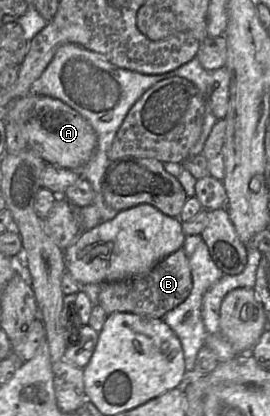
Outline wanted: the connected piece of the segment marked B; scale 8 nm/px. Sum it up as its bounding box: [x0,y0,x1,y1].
[98,247,192,318]

